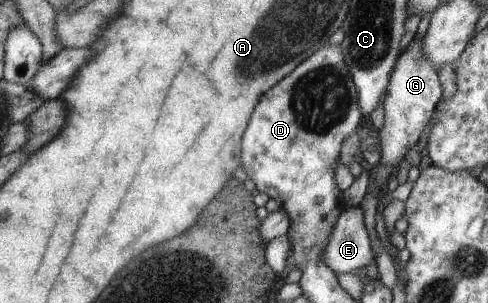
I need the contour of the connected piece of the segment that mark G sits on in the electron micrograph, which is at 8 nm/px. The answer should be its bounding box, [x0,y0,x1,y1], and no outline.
[368,37,441,192]

